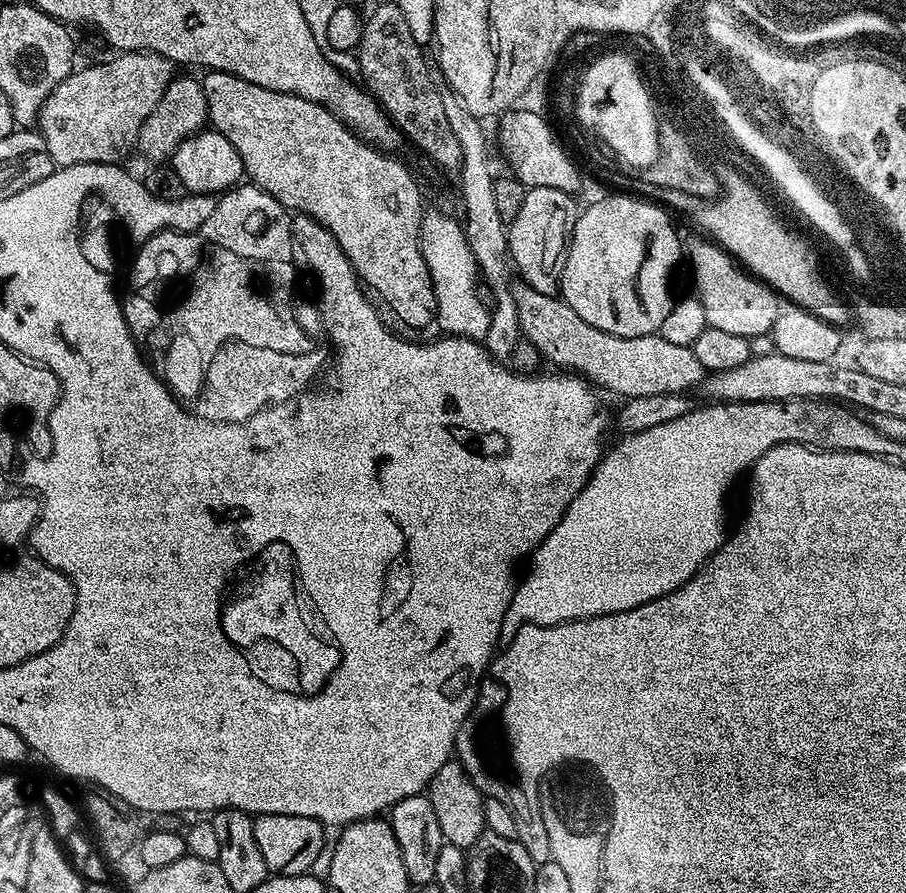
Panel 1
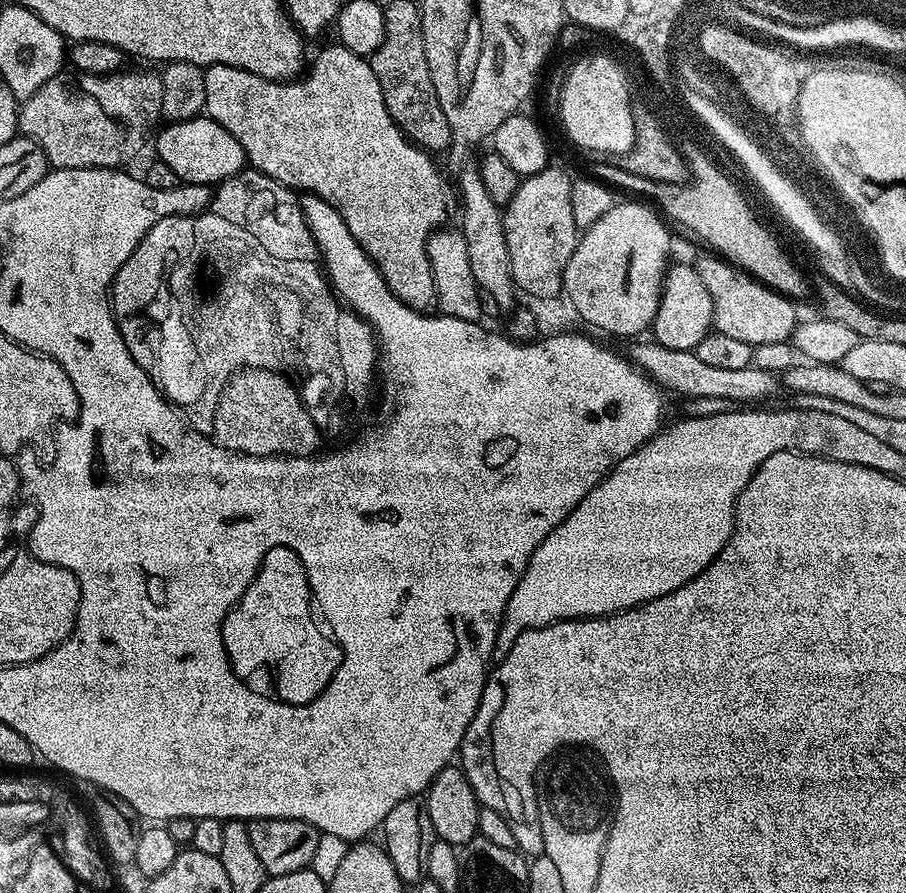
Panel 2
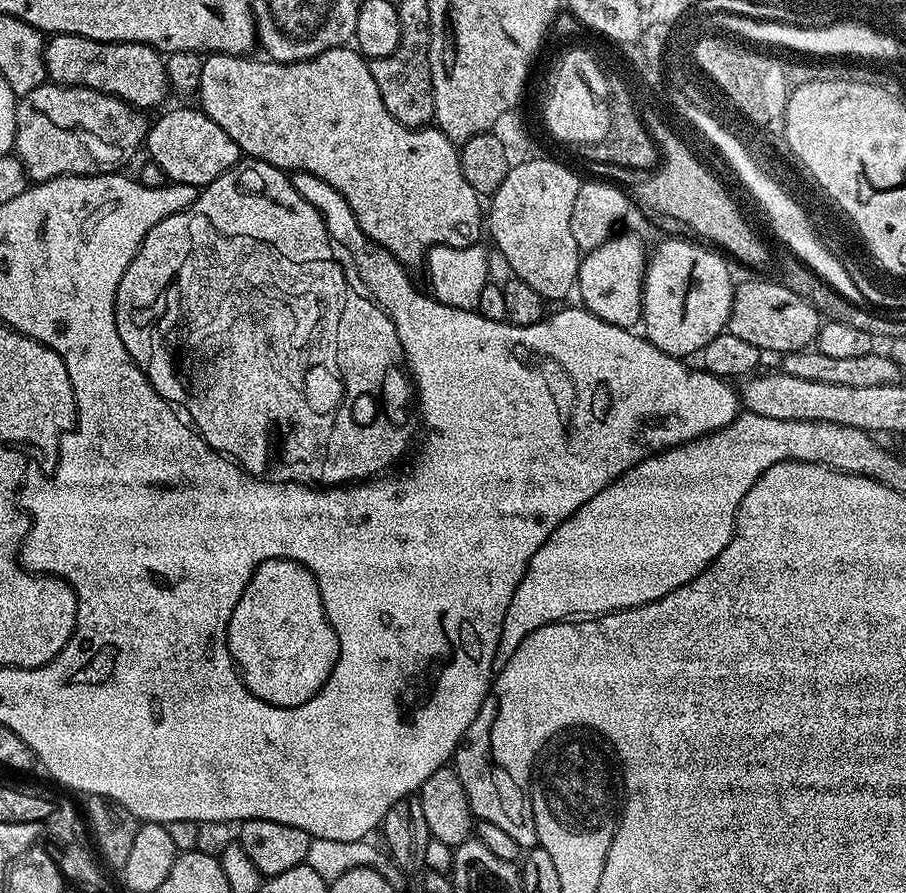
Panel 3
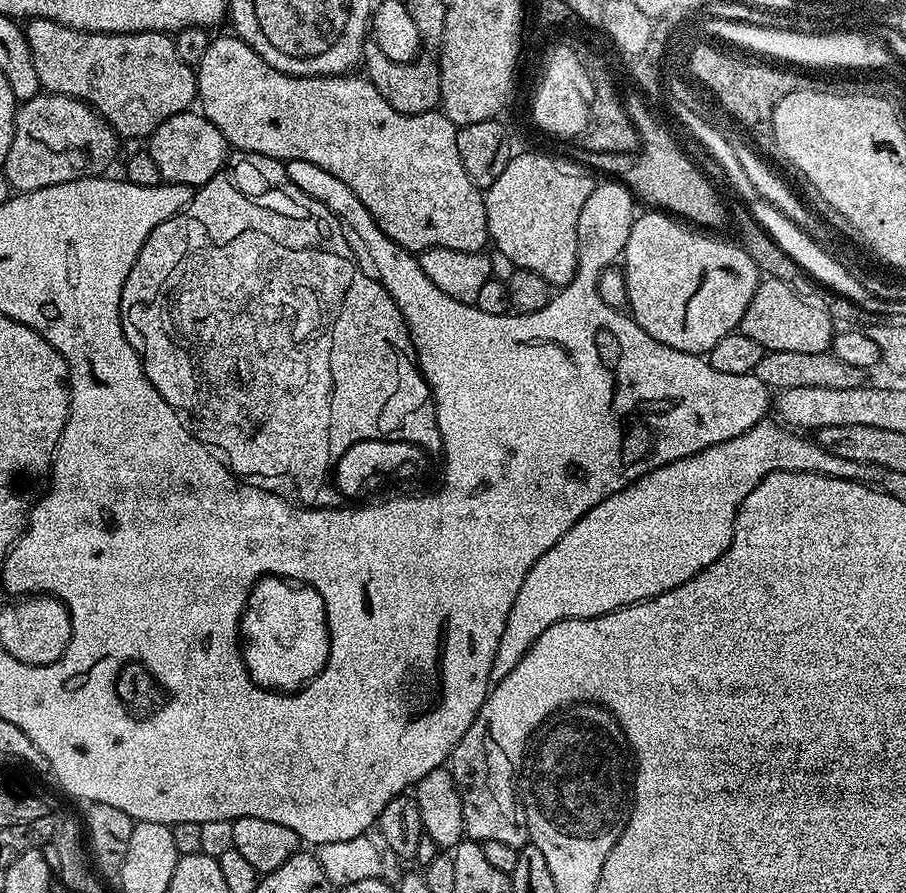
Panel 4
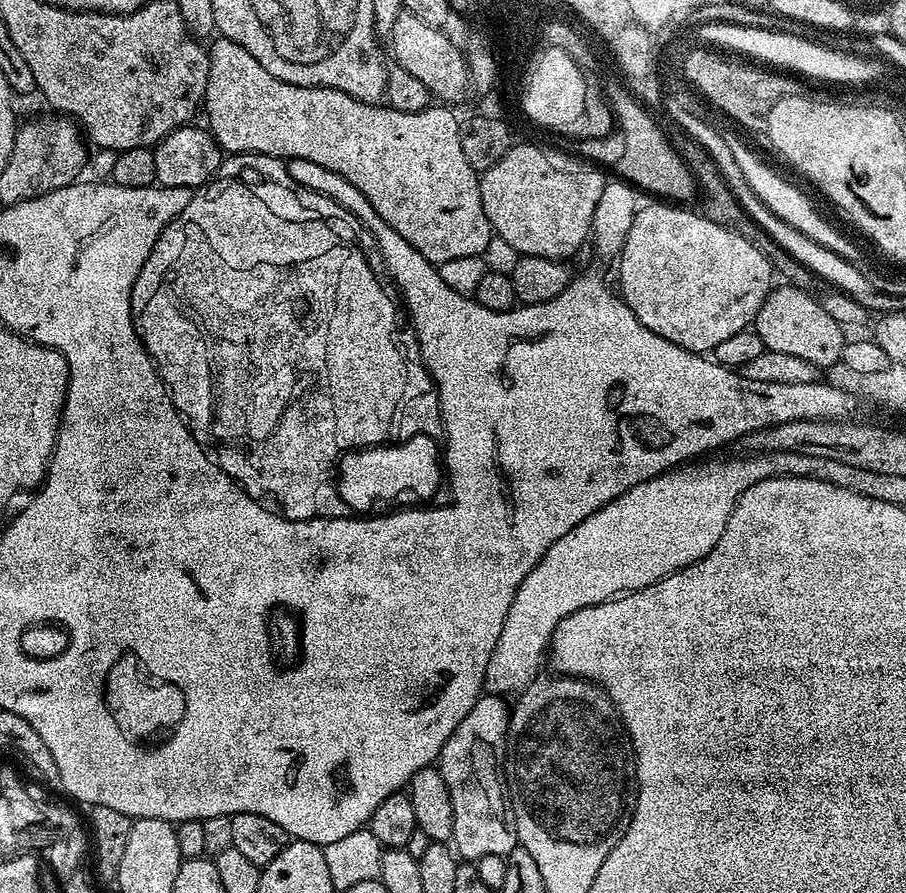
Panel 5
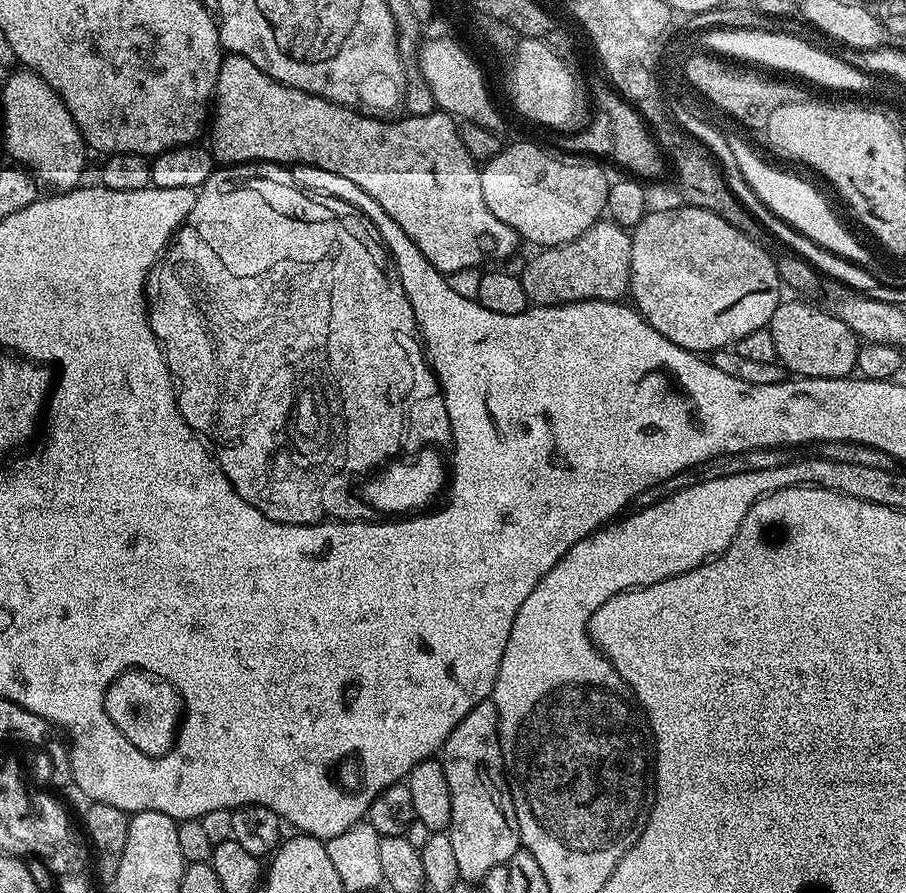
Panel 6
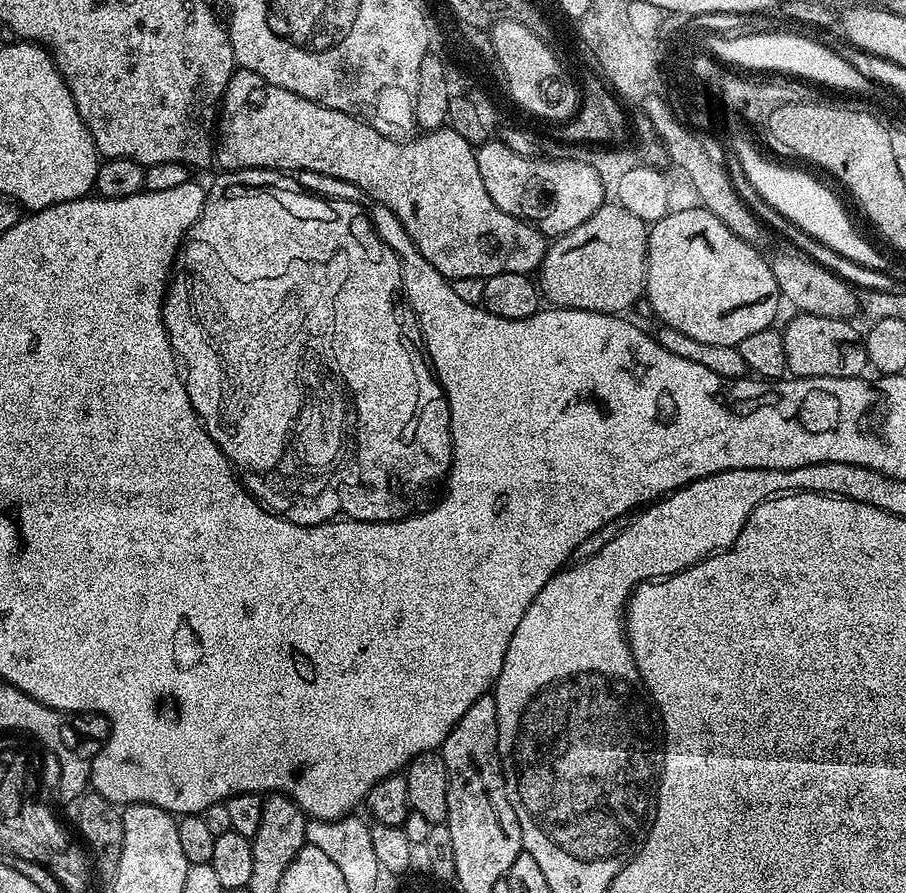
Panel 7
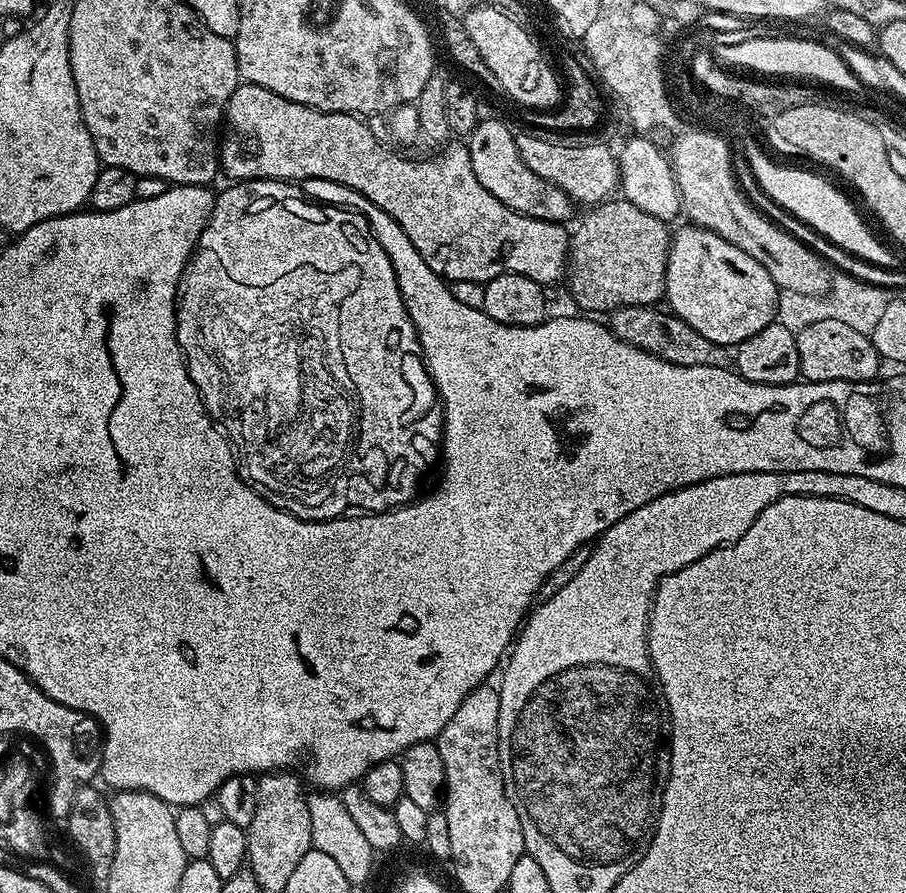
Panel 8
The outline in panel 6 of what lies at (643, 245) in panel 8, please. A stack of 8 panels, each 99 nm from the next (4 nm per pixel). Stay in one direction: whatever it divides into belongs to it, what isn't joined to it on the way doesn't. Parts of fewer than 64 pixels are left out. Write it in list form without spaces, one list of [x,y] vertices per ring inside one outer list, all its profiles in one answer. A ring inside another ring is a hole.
[[[601,218],[594,226],[590,226],[590,230],[586,230],[582,234],[578,234],[578,238],[574,238],[565,244],[559,244],[553,248],[540,248],[537,251],[537,256],[525,266],[524,269],[519,269],[518,275],[522,282],[522,290],[526,290],[526,298],[533,305],[547,306],[549,304],[573,304],[579,300],[614,300],[617,302],[625,299],[628,292],[628,283],[630,282],[630,246],[632,245],[632,233],[629,229],[624,228],[622,225],[617,224],[611,218]]]

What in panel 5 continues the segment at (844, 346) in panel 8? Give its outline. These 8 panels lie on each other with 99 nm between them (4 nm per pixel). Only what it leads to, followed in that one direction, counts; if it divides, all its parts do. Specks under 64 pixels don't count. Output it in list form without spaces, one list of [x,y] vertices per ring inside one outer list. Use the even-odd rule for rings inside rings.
[[[787,282],[773,287],[762,310],[758,310],[754,330],[762,338],[765,349],[778,354],[794,354],[794,358],[806,358],[818,369],[825,370],[842,360],[846,343],[846,328],[830,318],[821,301],[811,296],[811,291]]]

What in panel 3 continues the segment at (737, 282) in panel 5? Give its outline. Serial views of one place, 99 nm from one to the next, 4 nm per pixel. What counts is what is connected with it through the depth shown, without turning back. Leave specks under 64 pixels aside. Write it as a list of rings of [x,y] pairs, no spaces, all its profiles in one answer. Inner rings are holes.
[[[664,240],[653,252],[651,249],[644,266],[642,332],[667,356],[695,357],[710,338],[728,327],[736,293],[736,284],[732,280],[733,265],[719,251],[695,243]]]

